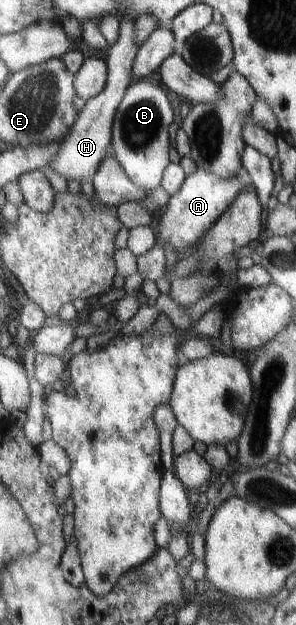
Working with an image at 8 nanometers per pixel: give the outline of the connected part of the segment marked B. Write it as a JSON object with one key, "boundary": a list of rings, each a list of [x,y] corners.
{"boundary":[[[144,78],[130,84],[114,118],[112,146],[126,173],[138,187],[147,192],[151,193],[161,186],[164,172],[172,163],[170,151],[174,144],[168,133],[172,123],[174,109],[164,86],[155,85]]]}

